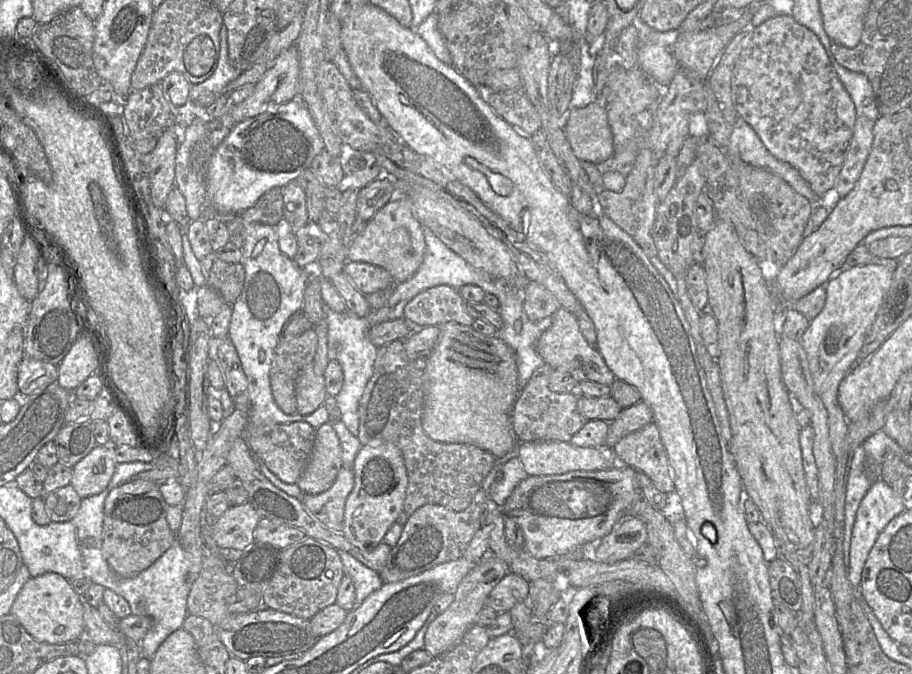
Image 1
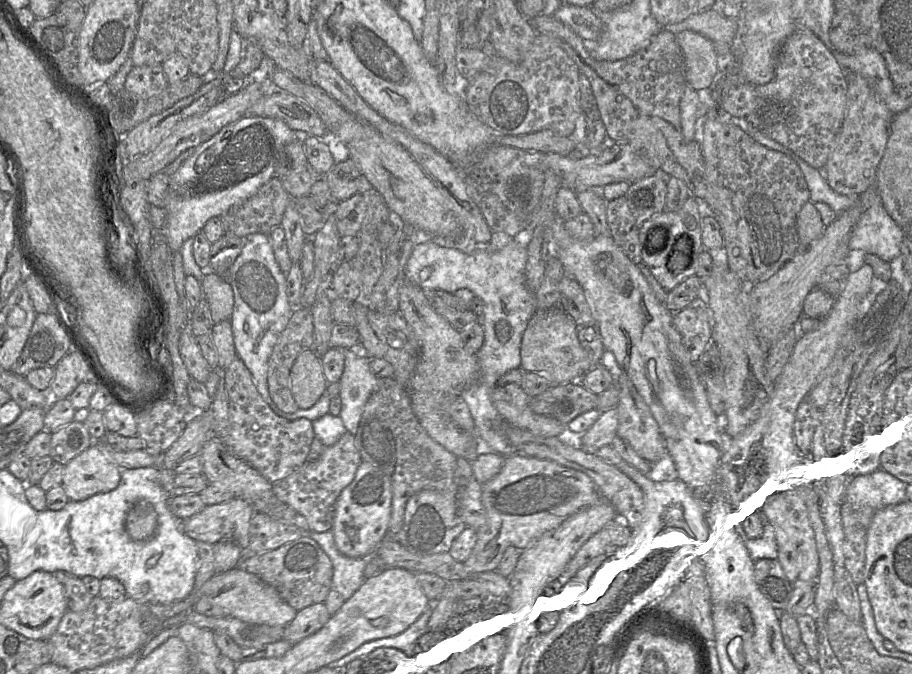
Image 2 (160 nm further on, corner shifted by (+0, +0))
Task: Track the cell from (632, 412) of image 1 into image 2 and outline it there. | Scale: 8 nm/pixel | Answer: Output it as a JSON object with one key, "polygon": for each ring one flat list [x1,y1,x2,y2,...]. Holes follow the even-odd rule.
{"polygon":[[610,409,601,413,595,424,582,436,582,449,595,454,599,449,612,446,617,436,617,409]]}

